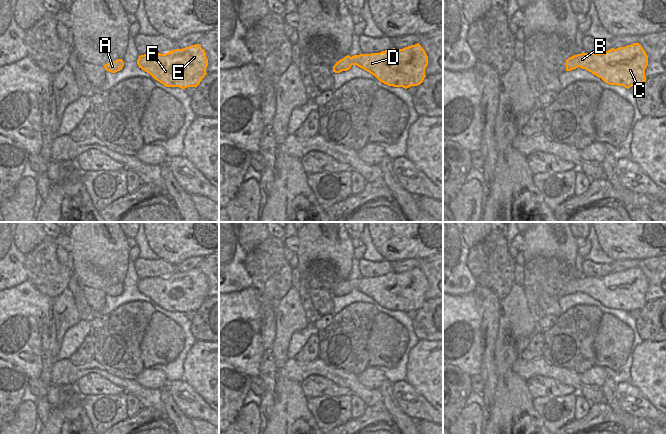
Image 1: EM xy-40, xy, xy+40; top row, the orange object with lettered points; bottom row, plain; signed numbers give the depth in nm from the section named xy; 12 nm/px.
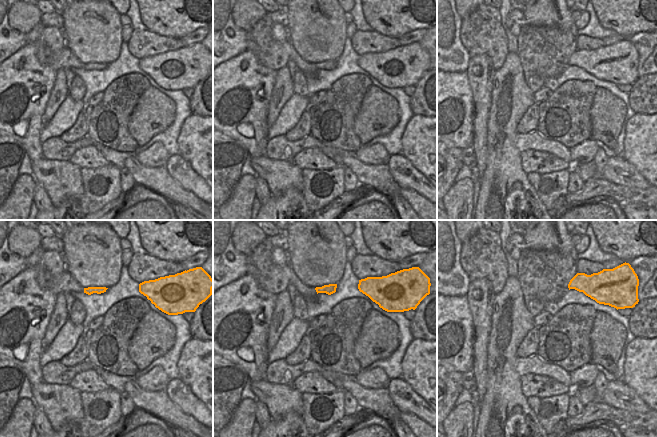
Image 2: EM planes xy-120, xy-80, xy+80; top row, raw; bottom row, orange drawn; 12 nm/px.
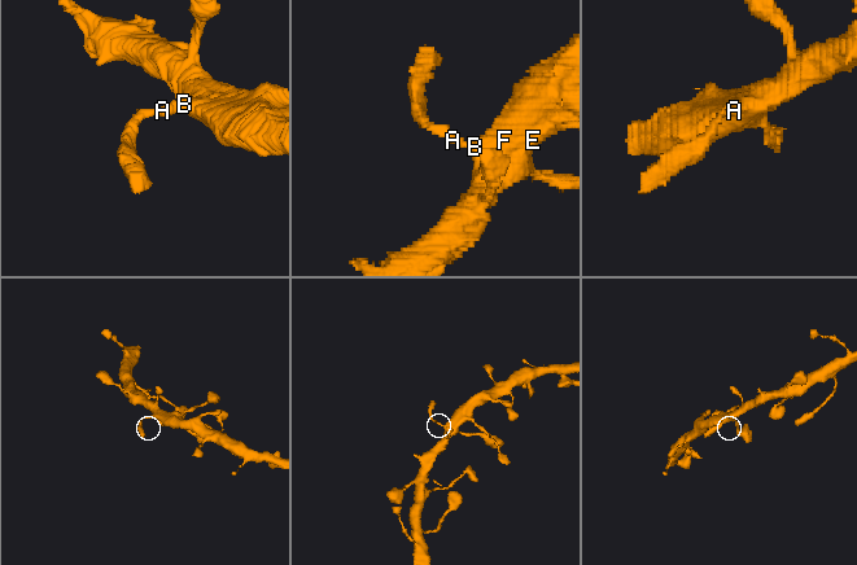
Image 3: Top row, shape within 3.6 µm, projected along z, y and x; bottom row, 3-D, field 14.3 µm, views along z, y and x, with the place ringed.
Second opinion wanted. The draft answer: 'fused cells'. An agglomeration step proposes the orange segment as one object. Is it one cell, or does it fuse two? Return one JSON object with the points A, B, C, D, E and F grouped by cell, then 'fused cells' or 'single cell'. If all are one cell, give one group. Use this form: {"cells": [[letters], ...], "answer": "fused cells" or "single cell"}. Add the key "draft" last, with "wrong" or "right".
{"cells": [["A", "B", "C", "D", "E", "F"]], "answer": "single cell", "draft": "wrong"}

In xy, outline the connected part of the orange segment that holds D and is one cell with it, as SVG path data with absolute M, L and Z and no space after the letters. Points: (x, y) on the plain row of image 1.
M419 267L403 273L389 273L380 277L345 280L333 290L333 296L347 295L352 289L369 296L380 306L393 311L420 309L428 289L428 280Z

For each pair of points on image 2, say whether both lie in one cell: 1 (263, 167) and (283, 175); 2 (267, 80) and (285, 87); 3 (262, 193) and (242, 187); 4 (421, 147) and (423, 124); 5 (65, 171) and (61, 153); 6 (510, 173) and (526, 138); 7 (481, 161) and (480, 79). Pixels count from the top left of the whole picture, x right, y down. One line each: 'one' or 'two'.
1: one
2: two
3: two
4: one
5: two
6: two
7: one

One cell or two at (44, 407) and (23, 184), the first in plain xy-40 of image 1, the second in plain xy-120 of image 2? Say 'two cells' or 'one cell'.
two cells

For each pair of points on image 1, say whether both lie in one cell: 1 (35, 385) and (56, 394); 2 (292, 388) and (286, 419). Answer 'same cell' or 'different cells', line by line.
1: same cell
2: same cell

